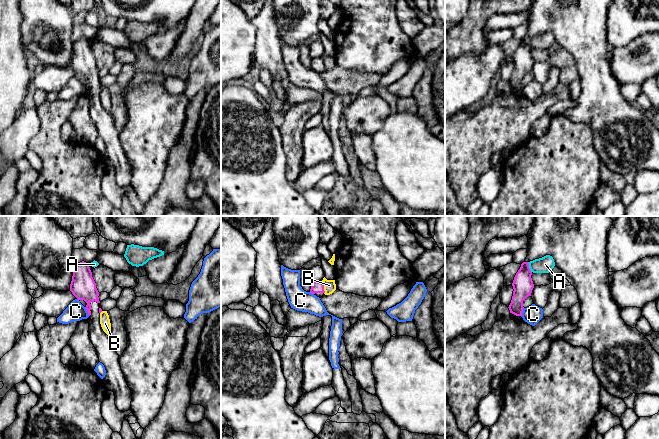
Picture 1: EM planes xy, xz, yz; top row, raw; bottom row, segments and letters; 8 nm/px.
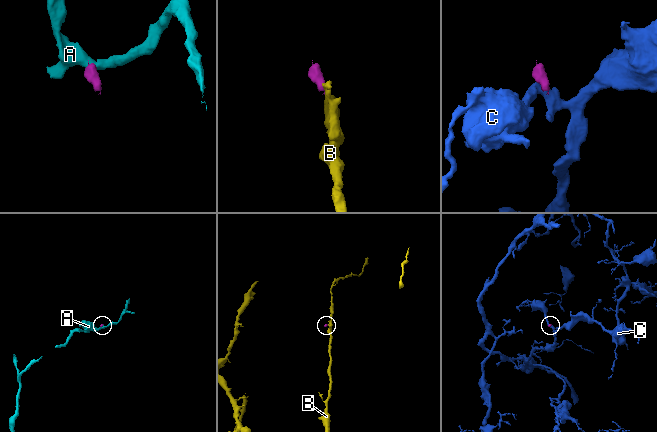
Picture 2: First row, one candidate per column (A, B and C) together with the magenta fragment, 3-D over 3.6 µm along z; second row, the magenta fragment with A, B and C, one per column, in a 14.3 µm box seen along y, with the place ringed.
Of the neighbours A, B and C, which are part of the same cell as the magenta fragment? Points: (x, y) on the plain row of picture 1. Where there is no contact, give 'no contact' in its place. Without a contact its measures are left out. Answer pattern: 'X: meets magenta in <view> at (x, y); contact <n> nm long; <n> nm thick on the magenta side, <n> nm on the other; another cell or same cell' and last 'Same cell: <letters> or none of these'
A: meets magenta in yz at (528, 43); contact 90 nm long; 160 nm thick on the magenta side, 130 nm on the other; another cell
B: meets magenta in xz at (323, 63); contact 110 nm long; 100 nm thick on the magenta side, 100 nm on the other; another cell
C: meets magenta in xy at (87, 87); contact 80 nm long; 200 nm thick on the magenta side, 150 nm on the other; another cell
Same cell: none of these

